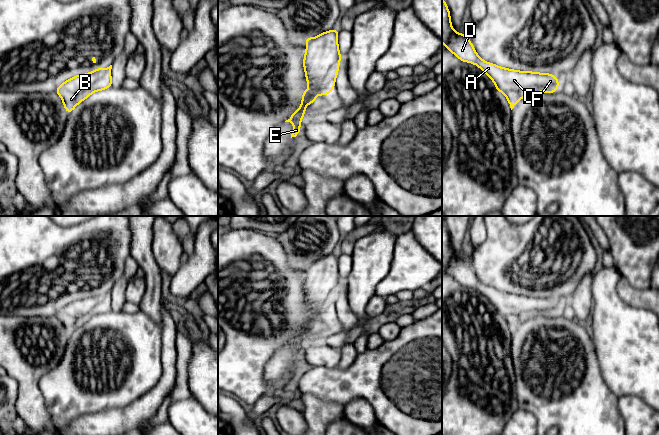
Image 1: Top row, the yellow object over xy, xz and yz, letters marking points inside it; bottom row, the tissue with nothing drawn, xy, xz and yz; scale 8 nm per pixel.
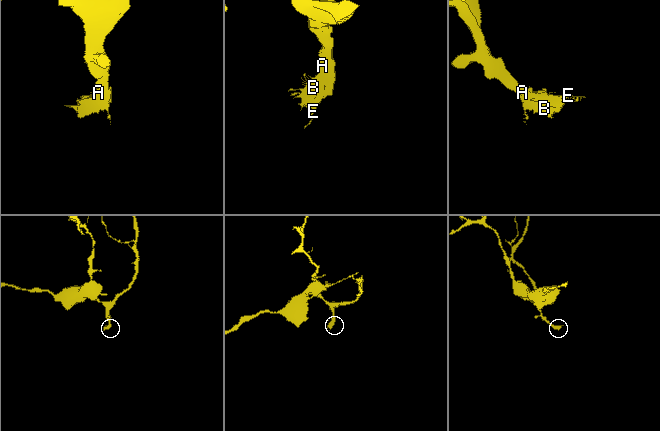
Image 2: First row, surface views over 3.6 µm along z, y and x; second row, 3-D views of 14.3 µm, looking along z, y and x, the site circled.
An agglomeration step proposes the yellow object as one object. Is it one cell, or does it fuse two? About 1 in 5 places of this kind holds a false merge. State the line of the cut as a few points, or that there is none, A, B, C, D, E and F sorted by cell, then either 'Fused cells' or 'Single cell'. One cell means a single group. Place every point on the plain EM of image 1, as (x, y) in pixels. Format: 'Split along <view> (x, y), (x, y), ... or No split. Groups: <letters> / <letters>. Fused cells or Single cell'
No split. Groups: A B C D E F. Single cell

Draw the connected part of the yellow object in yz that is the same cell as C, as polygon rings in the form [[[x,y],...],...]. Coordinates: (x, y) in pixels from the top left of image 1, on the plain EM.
[[[443,222],[442,267],[459,284],[475,288],[484,295],[494,306],[496,314],[506,320],[511,334],[522,322],[542,315],[552,318],[559,312],[559,304],[551,297],[518,295],[484,285],[476,277],[469,261],[454,255],[449,232]]]

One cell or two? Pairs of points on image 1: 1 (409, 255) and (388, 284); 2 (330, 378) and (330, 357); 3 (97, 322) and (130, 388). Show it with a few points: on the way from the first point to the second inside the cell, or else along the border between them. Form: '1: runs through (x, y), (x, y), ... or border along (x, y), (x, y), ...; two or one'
1: runs through (409, 262), (395, 278); one
2: border along (337, 366), (313, 367); two
3: runs through (116, 330), (136, 350), (133, 369); one

